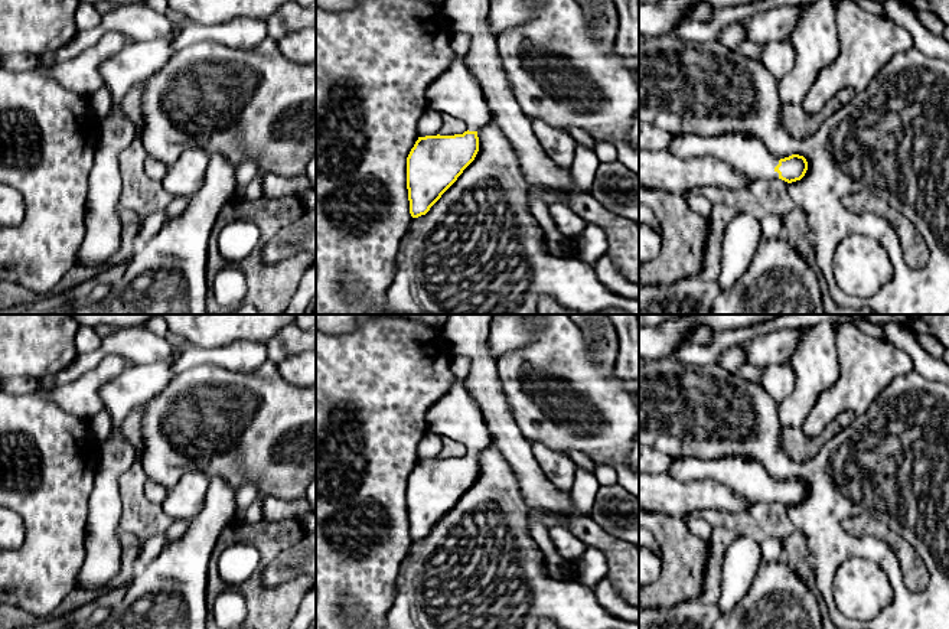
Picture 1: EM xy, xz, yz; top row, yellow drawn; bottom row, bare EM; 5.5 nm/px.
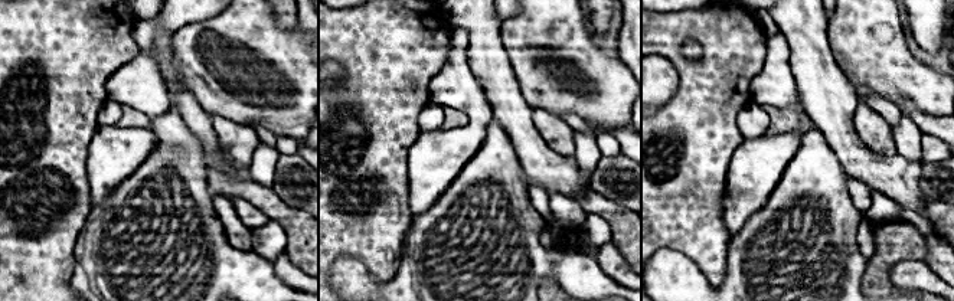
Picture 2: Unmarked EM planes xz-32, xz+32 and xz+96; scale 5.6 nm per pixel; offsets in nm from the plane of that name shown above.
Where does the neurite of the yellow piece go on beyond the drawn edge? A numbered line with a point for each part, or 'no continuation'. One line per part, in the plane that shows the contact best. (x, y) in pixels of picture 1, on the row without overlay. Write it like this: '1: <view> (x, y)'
1: yz (744, 476)

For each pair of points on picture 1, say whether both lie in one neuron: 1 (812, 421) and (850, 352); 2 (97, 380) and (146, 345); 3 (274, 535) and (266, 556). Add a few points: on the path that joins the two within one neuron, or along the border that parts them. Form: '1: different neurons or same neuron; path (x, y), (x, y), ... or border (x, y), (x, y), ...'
1: same neuron; path (830, 404), (850, 384), (850, 370)
2: different neurons; border (130, 362), (117, 355), (107, 355), (93, 370)
3: same neuron; path (274, 540), (268, 551)

